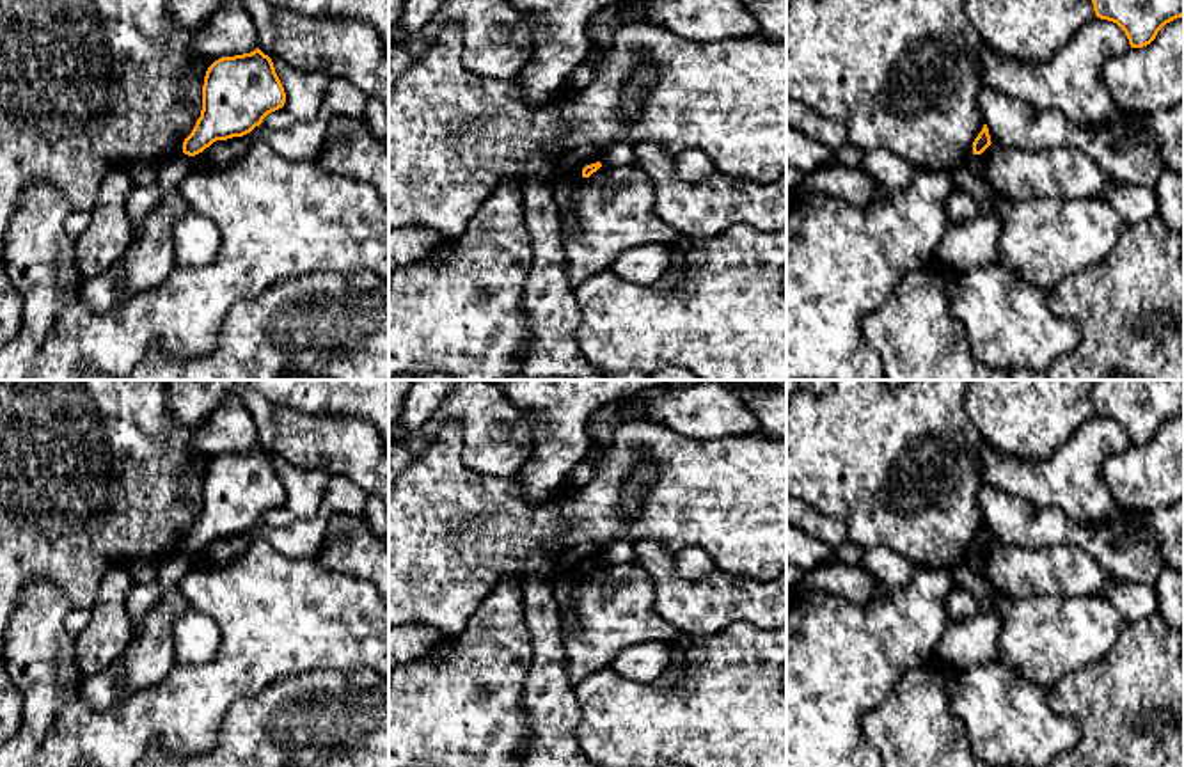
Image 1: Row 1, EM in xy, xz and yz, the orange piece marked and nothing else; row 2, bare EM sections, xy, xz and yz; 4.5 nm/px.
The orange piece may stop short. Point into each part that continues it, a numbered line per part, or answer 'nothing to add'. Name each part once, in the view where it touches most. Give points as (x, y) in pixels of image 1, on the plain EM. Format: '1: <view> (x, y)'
nothing to add

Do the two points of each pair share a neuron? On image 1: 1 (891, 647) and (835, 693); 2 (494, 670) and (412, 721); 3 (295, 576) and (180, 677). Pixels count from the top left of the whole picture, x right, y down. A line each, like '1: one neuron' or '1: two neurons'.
1: one neuron
2: one neuron
3: one neuron

